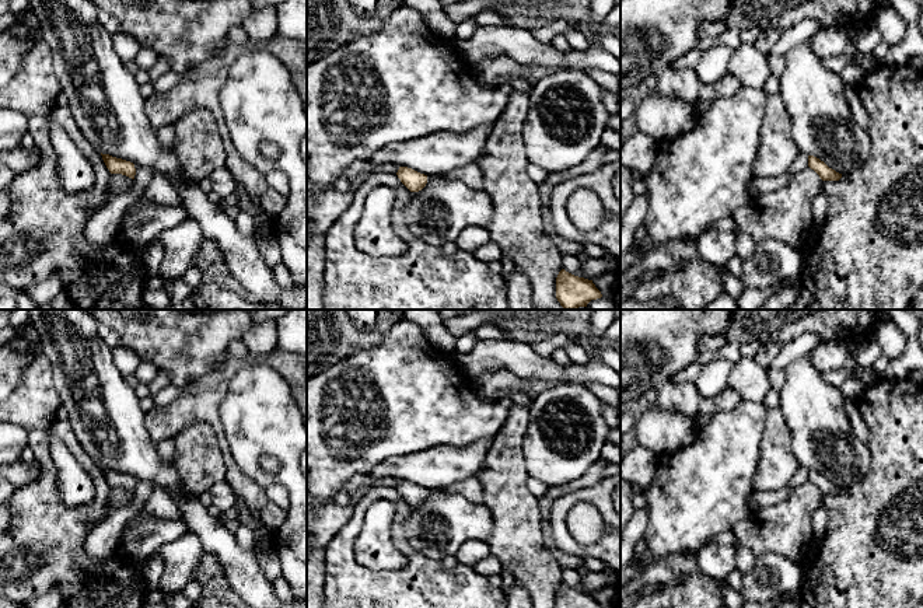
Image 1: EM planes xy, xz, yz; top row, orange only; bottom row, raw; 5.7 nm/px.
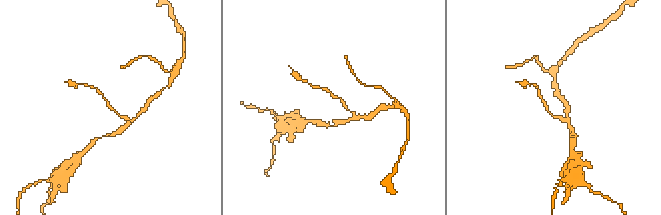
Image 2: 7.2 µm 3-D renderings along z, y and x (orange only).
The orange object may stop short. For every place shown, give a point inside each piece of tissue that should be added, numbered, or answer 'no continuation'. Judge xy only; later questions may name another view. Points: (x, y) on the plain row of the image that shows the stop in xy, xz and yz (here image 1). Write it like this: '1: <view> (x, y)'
no continuation

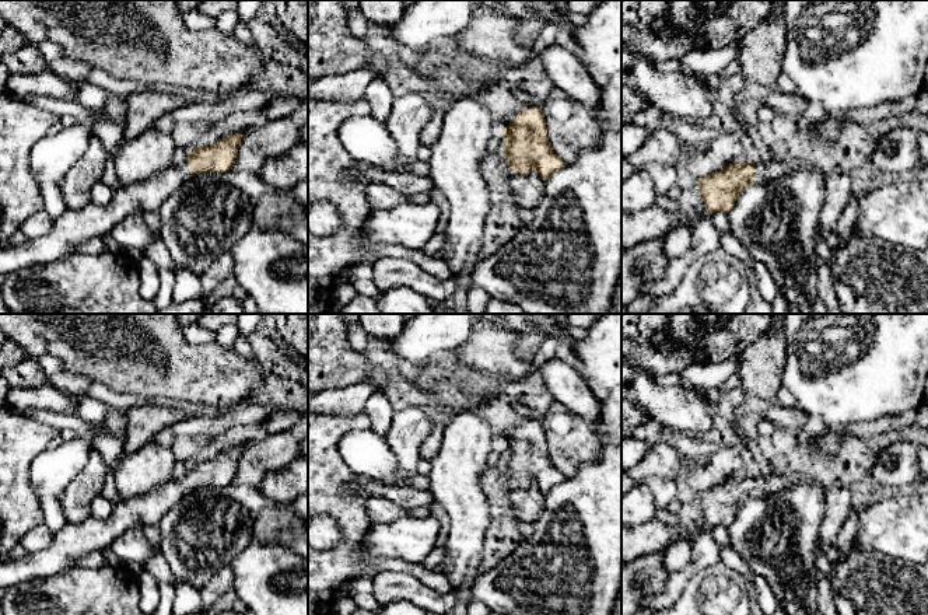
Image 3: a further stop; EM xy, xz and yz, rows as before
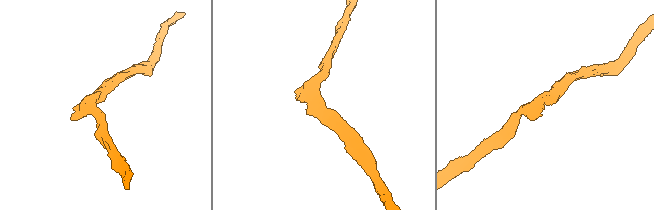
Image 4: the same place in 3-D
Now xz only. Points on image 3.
no continuation

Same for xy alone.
1: xy (72, 541)

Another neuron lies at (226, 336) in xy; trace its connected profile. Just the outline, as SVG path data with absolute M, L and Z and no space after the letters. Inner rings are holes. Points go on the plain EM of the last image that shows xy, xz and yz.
M228 324L217 331L216 343L224 349L231 349L238 336L239 329L237 325Z

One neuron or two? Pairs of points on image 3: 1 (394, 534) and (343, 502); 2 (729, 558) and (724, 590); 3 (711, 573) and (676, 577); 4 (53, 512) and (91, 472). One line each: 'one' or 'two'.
1: two
2: two
3: two
4: two

